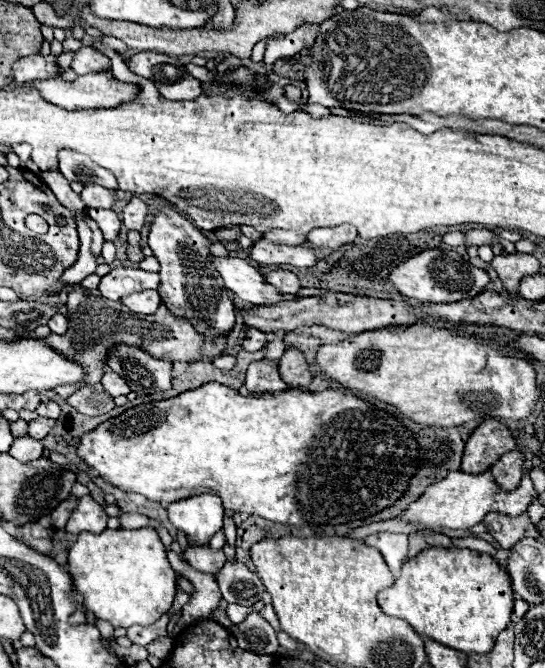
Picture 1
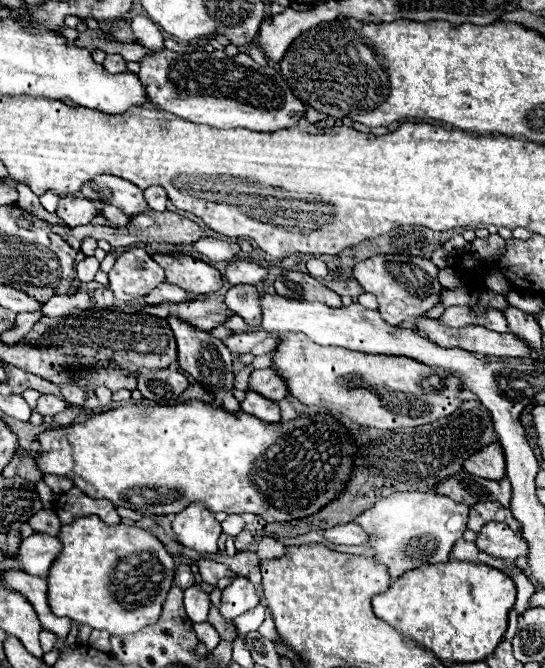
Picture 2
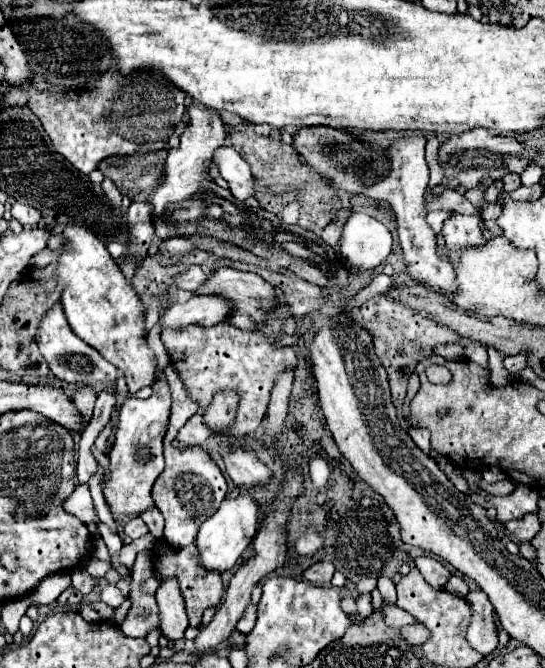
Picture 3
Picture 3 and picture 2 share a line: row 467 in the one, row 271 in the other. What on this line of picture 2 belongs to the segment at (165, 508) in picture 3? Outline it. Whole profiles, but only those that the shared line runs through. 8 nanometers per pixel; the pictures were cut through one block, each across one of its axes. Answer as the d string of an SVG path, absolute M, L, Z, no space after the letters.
M152 254L152 258L166 270L166 282L184 288L192 300L196 294L208 294L222 288L220 272L202 260L182 254Z

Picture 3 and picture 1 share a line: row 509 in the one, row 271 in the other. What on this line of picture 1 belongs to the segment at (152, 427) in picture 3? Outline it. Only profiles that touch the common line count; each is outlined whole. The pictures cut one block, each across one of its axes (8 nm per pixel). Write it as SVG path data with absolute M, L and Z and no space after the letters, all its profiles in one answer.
M118 266L110 274L102 276L98 290L104 298L120 300L120 298L124 298L128 294L134 294L134 292L156 290L158 284L160 284L160 278L154 272L146 272L146 270L140 270L140 268Z

